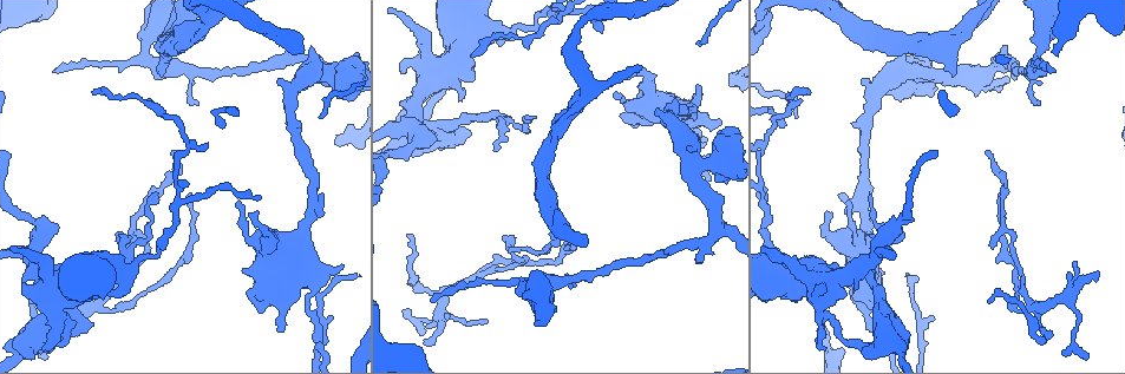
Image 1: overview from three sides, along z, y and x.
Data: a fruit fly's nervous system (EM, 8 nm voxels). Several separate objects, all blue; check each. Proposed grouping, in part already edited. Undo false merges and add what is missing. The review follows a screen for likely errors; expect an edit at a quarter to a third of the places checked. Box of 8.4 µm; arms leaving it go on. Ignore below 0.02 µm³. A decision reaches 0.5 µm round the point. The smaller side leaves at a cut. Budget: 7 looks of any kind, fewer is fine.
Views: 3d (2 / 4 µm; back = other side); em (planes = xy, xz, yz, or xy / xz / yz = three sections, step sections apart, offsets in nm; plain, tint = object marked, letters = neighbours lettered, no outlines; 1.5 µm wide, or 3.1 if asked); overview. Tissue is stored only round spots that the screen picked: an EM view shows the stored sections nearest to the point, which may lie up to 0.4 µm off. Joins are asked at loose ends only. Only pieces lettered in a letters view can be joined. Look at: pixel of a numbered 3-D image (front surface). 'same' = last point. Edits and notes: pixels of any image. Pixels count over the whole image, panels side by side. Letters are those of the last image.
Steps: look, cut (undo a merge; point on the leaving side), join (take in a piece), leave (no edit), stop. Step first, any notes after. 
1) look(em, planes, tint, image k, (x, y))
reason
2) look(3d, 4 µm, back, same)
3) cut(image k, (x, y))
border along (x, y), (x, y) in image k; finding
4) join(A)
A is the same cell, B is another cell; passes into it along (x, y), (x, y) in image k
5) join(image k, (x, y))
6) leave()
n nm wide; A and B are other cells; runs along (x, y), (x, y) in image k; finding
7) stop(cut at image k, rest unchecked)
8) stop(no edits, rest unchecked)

look(em, planes, letters, image 1, (952, 76))
an open end

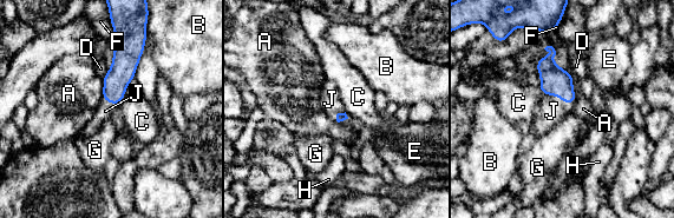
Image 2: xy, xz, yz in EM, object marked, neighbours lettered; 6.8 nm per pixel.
join(J)
J is the same cell, A, B, C, D, E, F, G and H are other cells; passes into it along (555, 80), (558, 97), (551, 111) in image 2; the neuron continues

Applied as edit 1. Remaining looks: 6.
look(em, xz, step 4, tint, image 1, (39, 338))
thick turns thin

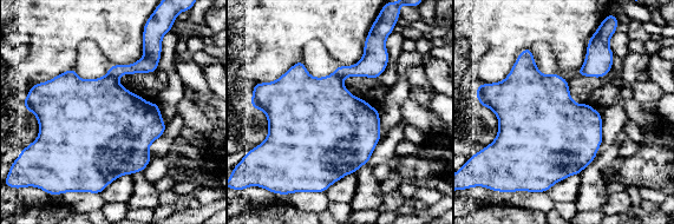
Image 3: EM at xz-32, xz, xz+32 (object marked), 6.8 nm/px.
look(em, planes, tint, same)
cut it another way

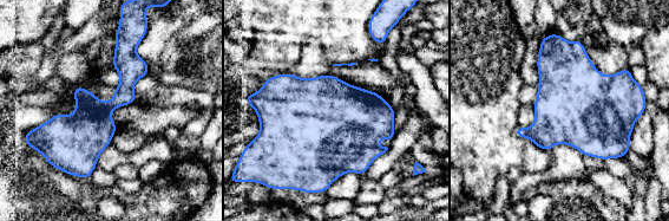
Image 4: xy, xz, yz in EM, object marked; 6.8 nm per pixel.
look(em, planes, letters, same)
see the neighbours

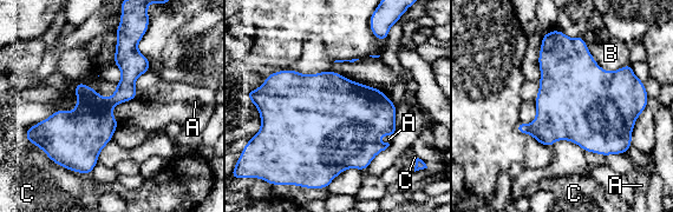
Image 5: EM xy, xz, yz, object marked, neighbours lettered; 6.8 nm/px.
cut(image 5, (561, 113))
A, B and C are other cells; two neurons meet here

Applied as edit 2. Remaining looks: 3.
look(overview)
redraw

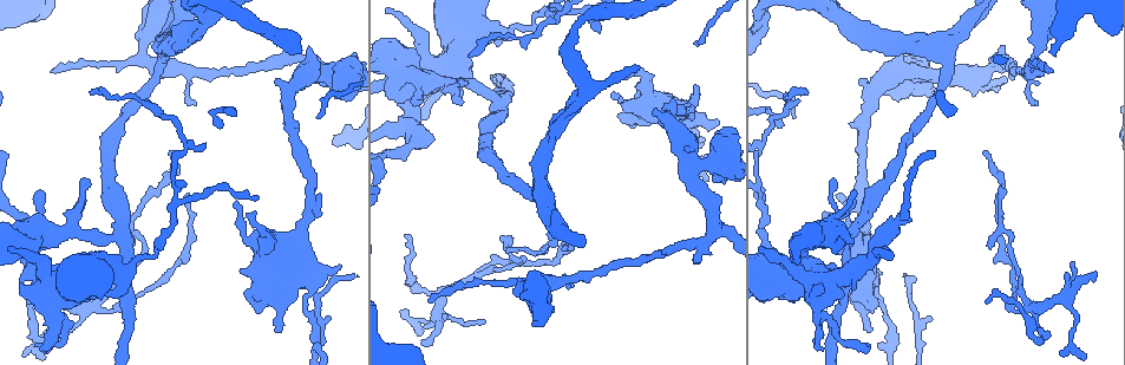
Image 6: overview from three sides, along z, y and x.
look(em, xz, step 8, letters, image 6, (1097, 273))
tapers out

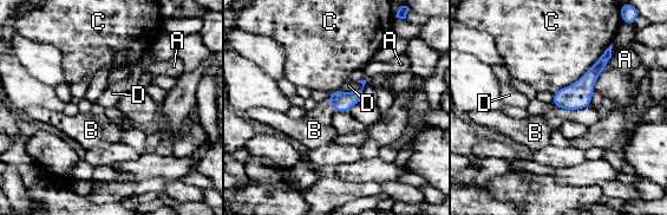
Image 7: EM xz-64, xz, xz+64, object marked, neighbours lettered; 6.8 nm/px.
look(em, planes, letters, same)

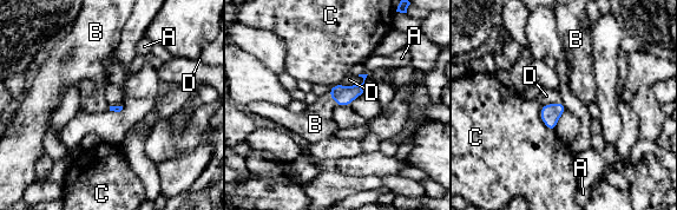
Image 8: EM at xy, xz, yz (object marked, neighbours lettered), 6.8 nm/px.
join(B)
B is the same cell, A, C and D are other cells; passes into it along (343, 96), (333, 99), (315, 124) in image 8; the neuron continues

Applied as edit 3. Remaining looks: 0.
stop(join at image 2, cut at image 5, join at image 8, rest unchecked)

